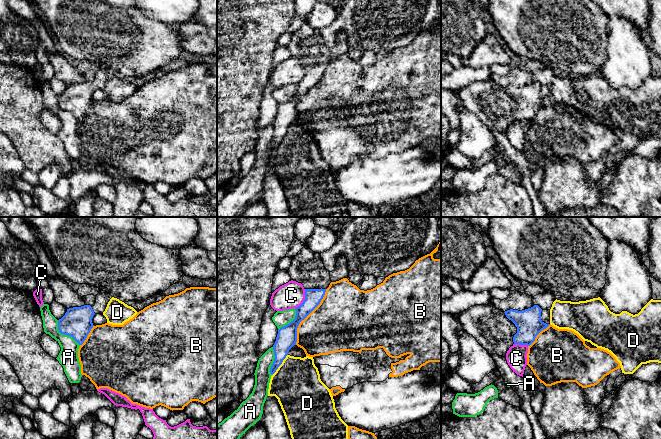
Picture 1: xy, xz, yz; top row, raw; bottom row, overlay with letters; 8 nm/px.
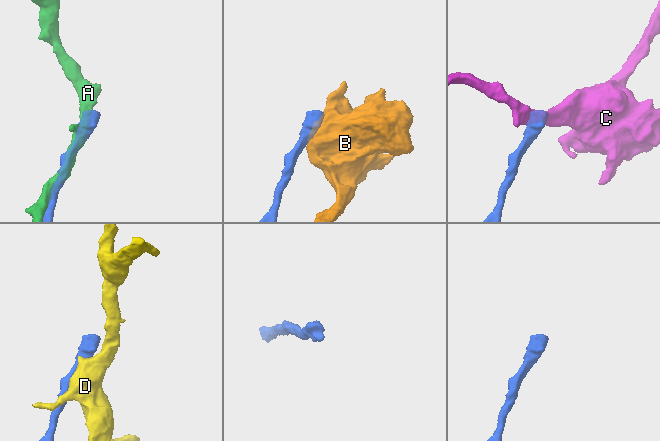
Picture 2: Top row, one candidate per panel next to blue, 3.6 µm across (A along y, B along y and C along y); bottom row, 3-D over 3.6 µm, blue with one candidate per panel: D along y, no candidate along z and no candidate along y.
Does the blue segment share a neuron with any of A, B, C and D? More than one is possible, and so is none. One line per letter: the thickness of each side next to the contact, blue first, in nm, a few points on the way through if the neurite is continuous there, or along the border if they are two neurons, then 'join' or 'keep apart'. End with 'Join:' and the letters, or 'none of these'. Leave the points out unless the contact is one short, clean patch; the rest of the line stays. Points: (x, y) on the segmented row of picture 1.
A: 240 nm thick on the blue side, 160 nm on the other; keep apart
B: 160 nm thick on the blue side, 420 nm on the other; keep apart
C: 140 nm thick on the blue side, 200 nm on the other; border along xz (305, 289), (304, 300), (295, 308); keep apart
D: 160 nm thick on the blue side, 380 nm on the other; keep apart
Join: none of these

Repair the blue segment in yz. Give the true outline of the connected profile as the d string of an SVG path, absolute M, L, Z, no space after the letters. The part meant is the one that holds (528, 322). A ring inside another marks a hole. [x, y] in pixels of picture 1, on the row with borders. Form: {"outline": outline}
{"outline": "M475 305L459 313L459 322L490 355L506 357L511 346L514 344L530 346L536 336L550 325L541 320L541 311L538 305L522 311L510 309L505 312L489 305Z"}

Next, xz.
{"outline": "M306 245L292 258L288 273L291 280L303 285L305 299L300 306L295 308L295 319L278 329L276 341L273 345L275 358L270 368L272 375L282 364L289 350L296 345L297 328L300 322L320 304L326 289L332 282L330 272L325 269L321 255L313 252Z"}

